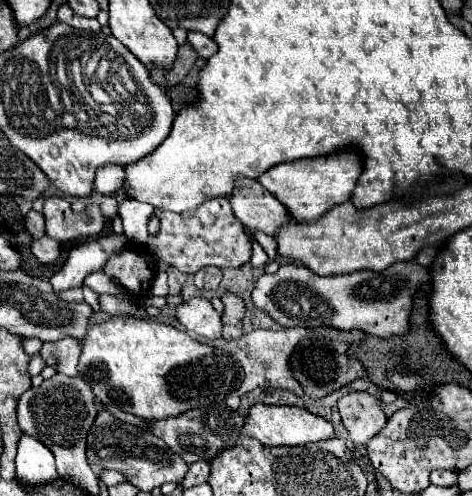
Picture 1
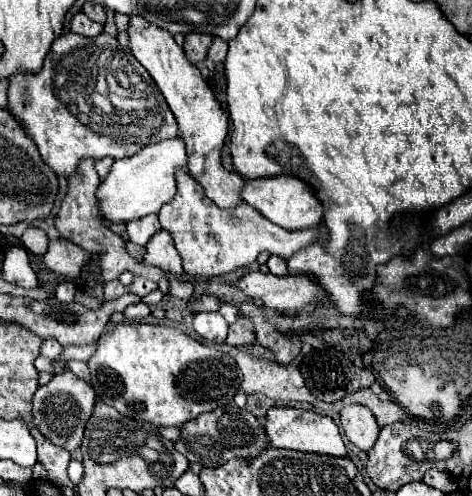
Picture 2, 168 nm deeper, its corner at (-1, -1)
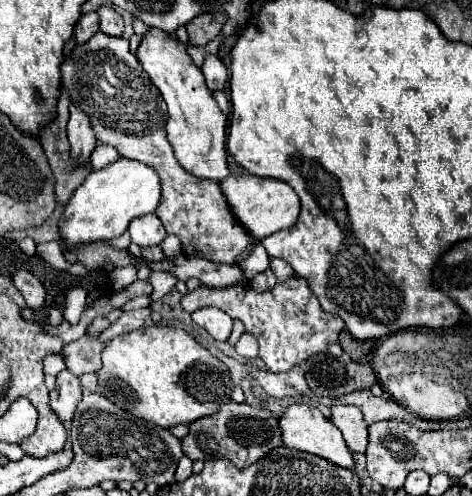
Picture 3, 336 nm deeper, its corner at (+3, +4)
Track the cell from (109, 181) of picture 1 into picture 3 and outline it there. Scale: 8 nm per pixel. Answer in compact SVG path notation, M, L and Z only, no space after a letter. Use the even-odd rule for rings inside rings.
M98 144L90 156L90 164L94 170L100 170L112 162L116 162L120 156L118 152L114 150L114 146L106 146L106 144Z

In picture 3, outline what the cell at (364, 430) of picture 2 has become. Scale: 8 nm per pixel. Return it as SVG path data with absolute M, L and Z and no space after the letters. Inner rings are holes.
M332 406L330 422L340 428L344 440L352 452L366 452L368 446L368 426L362 412L356 406Z

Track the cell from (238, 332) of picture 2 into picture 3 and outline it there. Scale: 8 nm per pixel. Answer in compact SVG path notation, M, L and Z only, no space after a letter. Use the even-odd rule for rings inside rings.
M242 334L242 338L236 344L236 352L242 358L256 358L258 356L258 344L252 334Z

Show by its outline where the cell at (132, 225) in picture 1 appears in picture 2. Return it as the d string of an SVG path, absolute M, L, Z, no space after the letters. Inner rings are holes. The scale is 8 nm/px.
M146 215L142 219L132 219L130 223L126 223L126 233L128 233L130 241L136 245L146 245L148 239L158 229L160 229L160 223L158 223L156 215Z

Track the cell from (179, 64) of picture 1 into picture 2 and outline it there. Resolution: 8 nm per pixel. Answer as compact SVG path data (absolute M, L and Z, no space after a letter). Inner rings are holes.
M190 33L186 35L184 39L184 53L186 53L186 59L190 63L198 63L202 59L206 59L206 51L212 43L212 37L210 35L202 35L202 33Z

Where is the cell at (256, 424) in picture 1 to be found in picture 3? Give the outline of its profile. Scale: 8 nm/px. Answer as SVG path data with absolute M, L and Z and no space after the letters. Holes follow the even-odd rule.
M292 404L292 406L288 406L286 412L280 416L280 430L282 430L284 446L300 450L300 452L316 454L316 456L320 456L324 460L336 462L342 468L354 470L354 458L352 458L352 452L350 452L350 448L346 446L346 442L342 438L342 432L328 418L324 418L324 414L318 408L308 406L308 404Z

